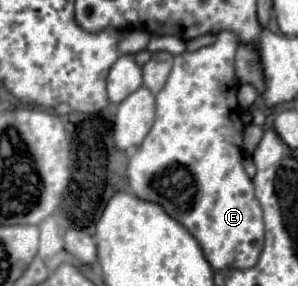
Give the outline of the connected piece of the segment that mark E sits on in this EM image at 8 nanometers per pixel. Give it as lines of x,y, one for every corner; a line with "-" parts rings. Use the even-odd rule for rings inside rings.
223,30
215,44
175,56
173,70
163,90
155,96
155,124
145,142
129,158
125,174
133,196
161,204
173,220
193,234
213,270
251,268
257,264
263,250
263,212
255,198
253,182
243,168
243,152
239,148
243,140
243,122
237,104
237,82
233,78
237,46
237,36

